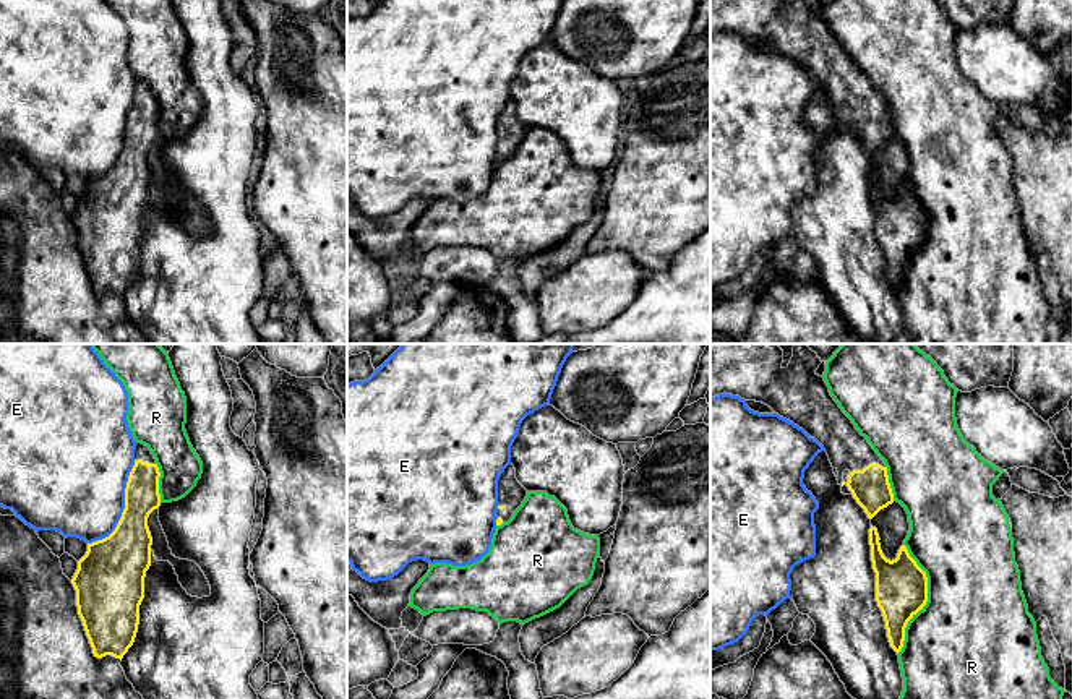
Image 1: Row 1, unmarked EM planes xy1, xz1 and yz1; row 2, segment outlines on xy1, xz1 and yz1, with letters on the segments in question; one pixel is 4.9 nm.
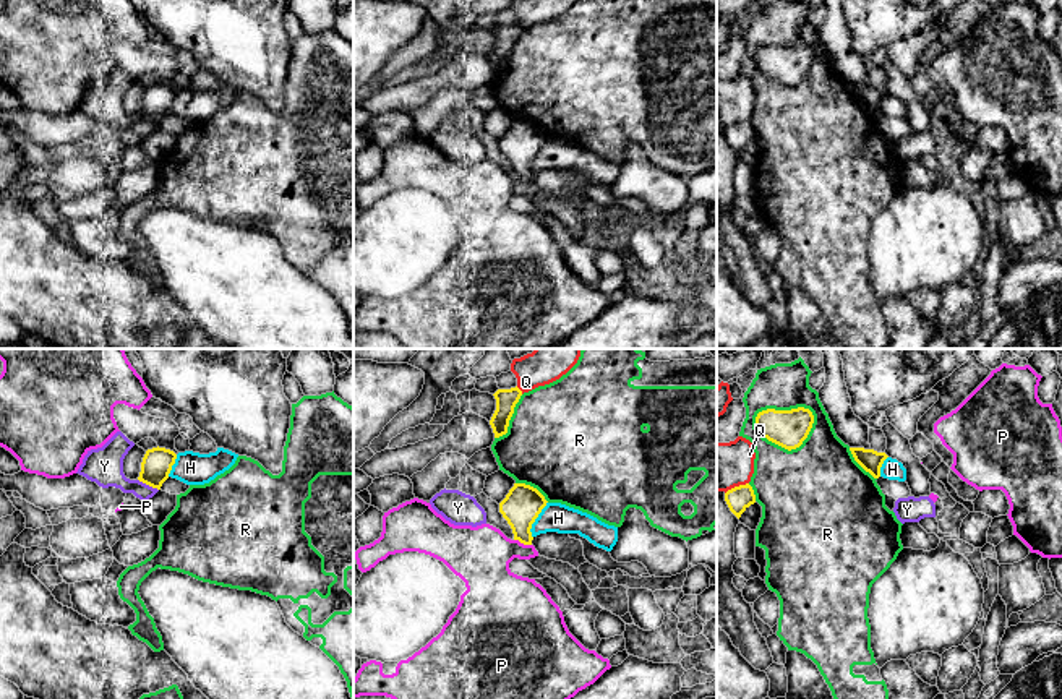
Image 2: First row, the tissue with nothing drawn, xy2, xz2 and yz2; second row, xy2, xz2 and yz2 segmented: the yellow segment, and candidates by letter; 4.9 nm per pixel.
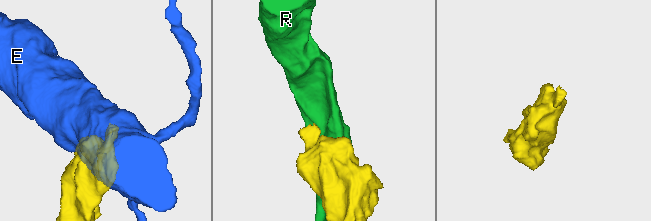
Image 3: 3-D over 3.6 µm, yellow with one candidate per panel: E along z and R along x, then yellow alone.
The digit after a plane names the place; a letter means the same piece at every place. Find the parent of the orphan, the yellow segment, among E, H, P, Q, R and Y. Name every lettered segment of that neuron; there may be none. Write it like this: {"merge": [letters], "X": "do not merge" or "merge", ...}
{"merge": [], "E": "do not merge", "H": "do not merge", "P": "do not merge", "Q": "do not merge", "R": "do not merge", "Y": "do not merge"}

